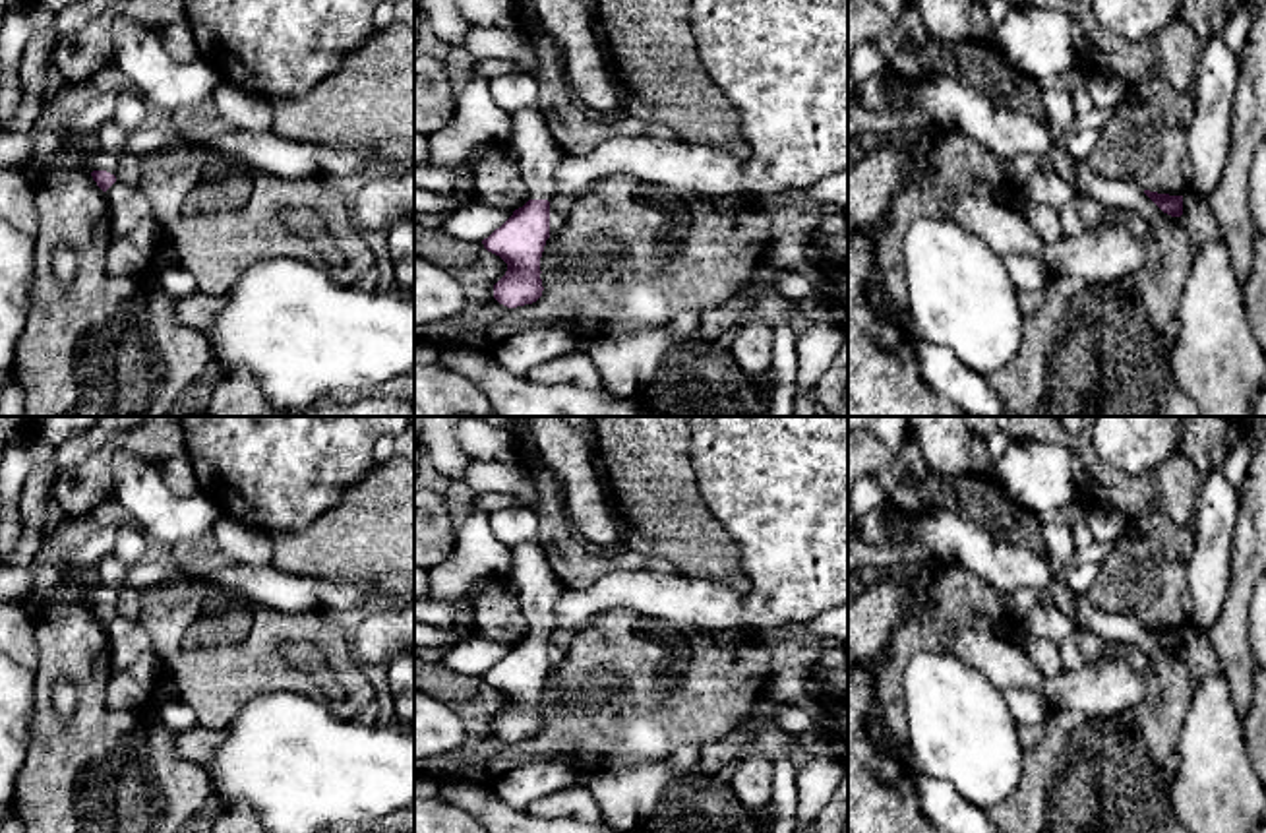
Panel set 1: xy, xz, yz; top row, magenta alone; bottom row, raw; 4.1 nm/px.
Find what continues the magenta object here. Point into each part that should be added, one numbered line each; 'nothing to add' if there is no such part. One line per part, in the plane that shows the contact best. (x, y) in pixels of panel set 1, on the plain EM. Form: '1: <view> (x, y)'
1: xz (539, 587)

